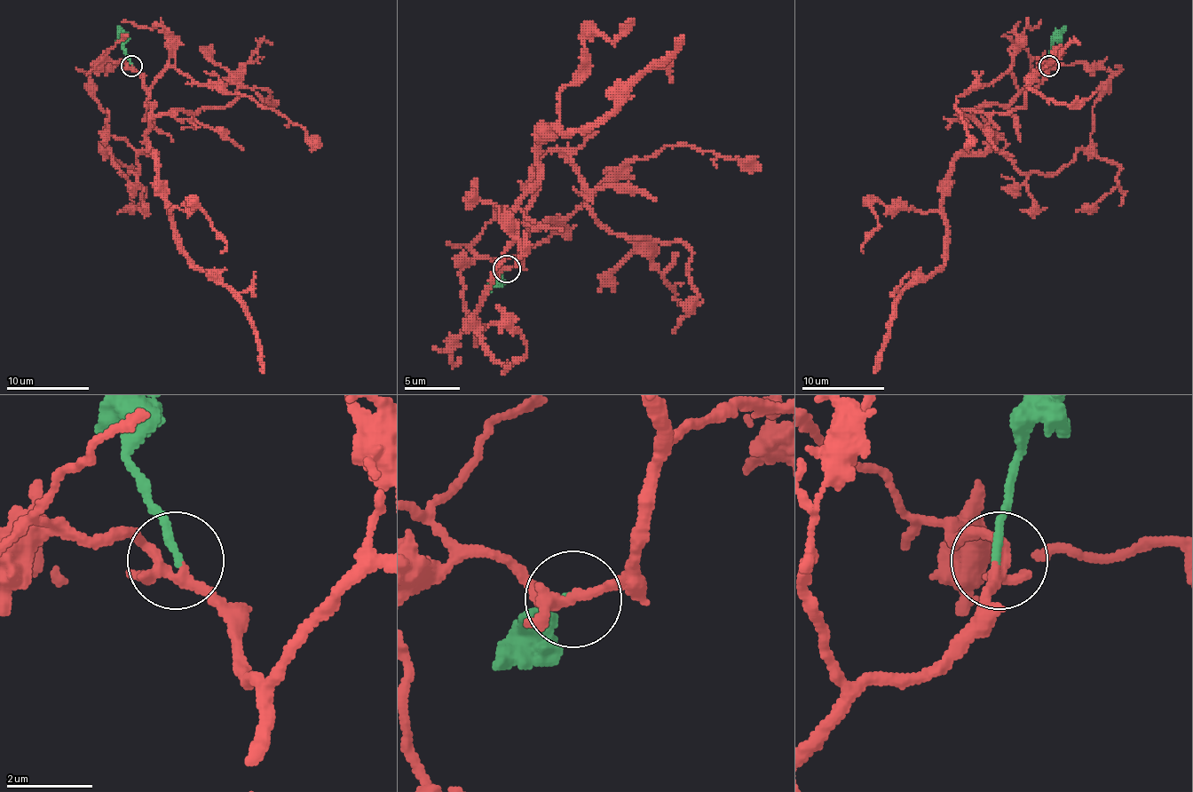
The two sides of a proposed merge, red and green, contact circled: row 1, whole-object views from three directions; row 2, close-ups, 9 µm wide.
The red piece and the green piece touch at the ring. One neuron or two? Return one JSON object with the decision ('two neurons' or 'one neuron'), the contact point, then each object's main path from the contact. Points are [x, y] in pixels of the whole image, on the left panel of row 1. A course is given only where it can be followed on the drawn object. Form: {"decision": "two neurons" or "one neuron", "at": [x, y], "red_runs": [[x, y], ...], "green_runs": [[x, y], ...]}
{"decision": "one neuron", "at": [131, 66], "red_runs": [[132, 67], [154, 106], [146, 146], [177, 247], [241, 304], [264, 373]], "green_runs": [[132, 65], [117, 26]]}

